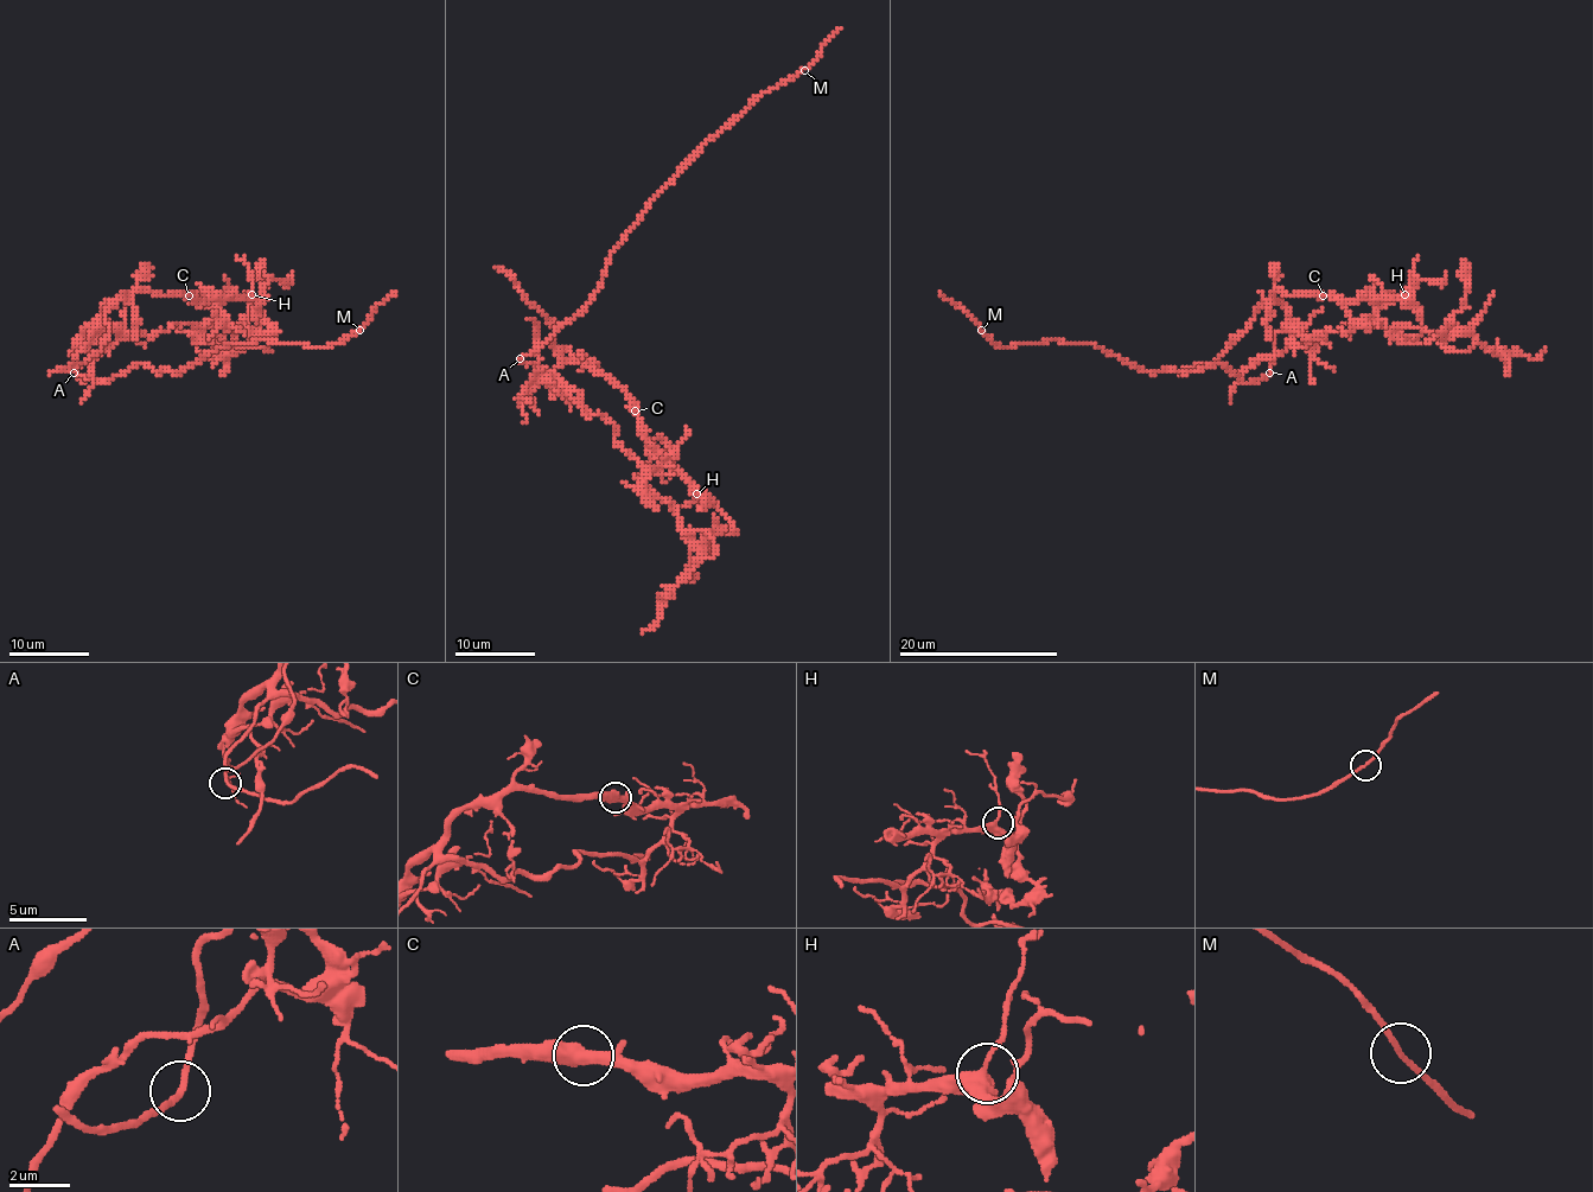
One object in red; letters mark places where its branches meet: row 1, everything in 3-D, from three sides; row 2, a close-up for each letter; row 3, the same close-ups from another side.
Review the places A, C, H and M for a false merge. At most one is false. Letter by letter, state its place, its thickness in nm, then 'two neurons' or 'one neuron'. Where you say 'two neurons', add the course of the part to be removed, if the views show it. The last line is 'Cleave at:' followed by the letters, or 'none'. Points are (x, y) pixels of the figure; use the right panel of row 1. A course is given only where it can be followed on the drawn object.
A: place (1269, 373); calibre 200 nm; one neuron
C: place (1323, 295); calibre 550 nm; one neuron
H: place (1404, 294); calibre 400 nm; one neuron
M: place (981, 330); calibre 160 nm; one neuron
Cleave at: none

